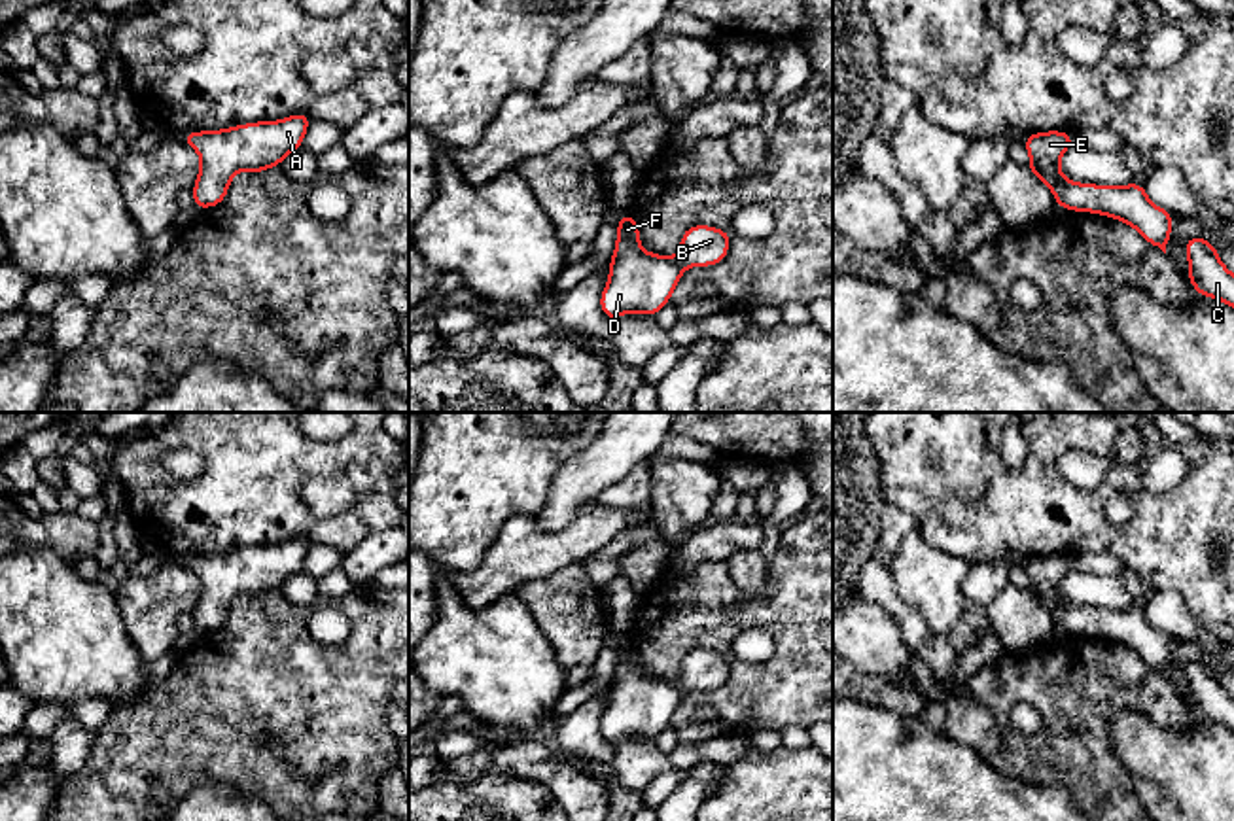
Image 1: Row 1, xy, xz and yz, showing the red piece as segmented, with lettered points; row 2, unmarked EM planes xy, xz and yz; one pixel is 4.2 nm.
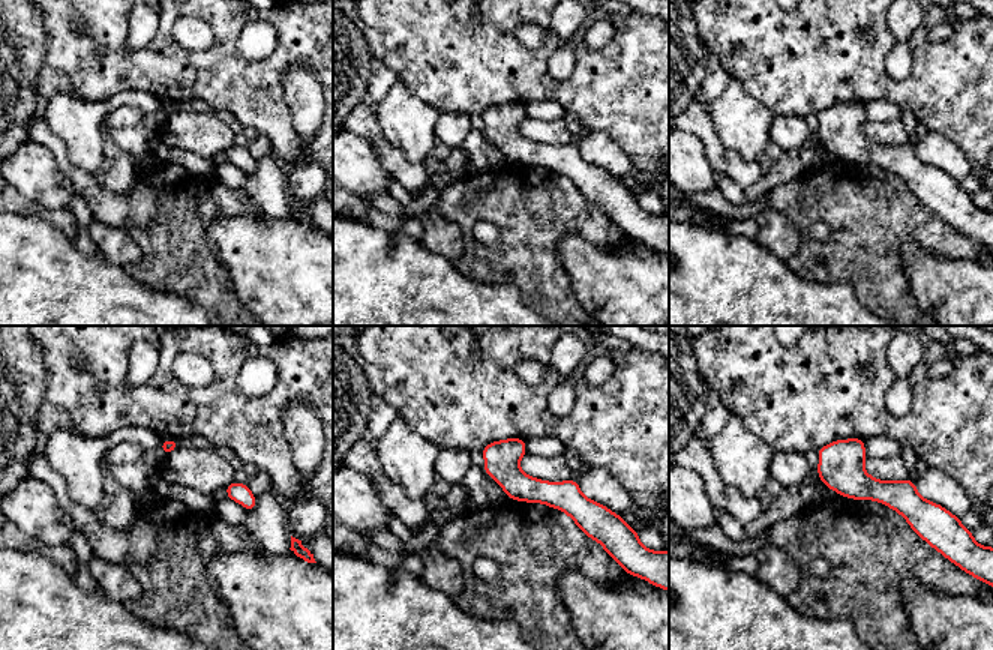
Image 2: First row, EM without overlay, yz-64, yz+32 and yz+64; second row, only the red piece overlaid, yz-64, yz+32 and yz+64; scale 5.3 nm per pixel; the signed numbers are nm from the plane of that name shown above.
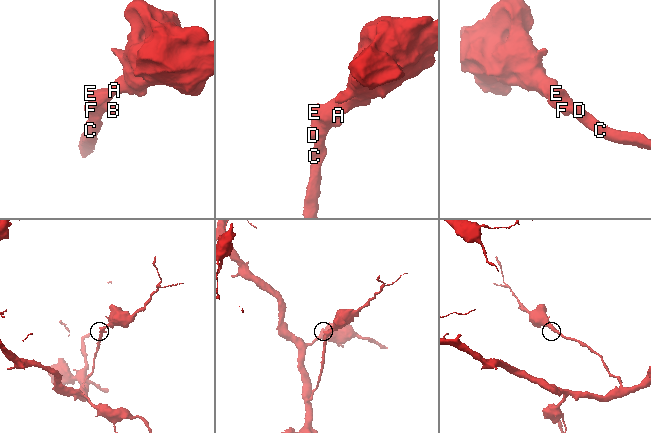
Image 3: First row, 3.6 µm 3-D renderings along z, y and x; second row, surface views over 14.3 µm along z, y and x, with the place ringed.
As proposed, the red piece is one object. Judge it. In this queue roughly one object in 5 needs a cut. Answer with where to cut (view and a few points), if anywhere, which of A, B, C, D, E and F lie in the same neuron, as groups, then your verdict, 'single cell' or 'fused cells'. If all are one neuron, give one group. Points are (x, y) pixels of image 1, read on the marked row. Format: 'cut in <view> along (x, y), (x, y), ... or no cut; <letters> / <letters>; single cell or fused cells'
no cut; A B C D E F; single cell

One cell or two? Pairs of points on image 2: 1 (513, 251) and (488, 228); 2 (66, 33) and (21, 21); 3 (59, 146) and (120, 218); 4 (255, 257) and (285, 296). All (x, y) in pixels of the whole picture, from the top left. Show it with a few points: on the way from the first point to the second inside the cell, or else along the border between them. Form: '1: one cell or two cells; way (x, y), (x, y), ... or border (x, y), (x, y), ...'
1: two cells; border (473, 225), (489, 221), (498, 237)
2: two cells; border (41, 15), (48, 41), (45, 63)
3: one cell; way (65, 164), (102, 201)
4: one cell; way (264, 266), (285, 287)

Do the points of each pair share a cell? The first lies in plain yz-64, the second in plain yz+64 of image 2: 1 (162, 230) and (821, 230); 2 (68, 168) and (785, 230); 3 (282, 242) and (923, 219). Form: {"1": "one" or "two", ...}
{"1": "two", "2": "two", "3": "two"}

